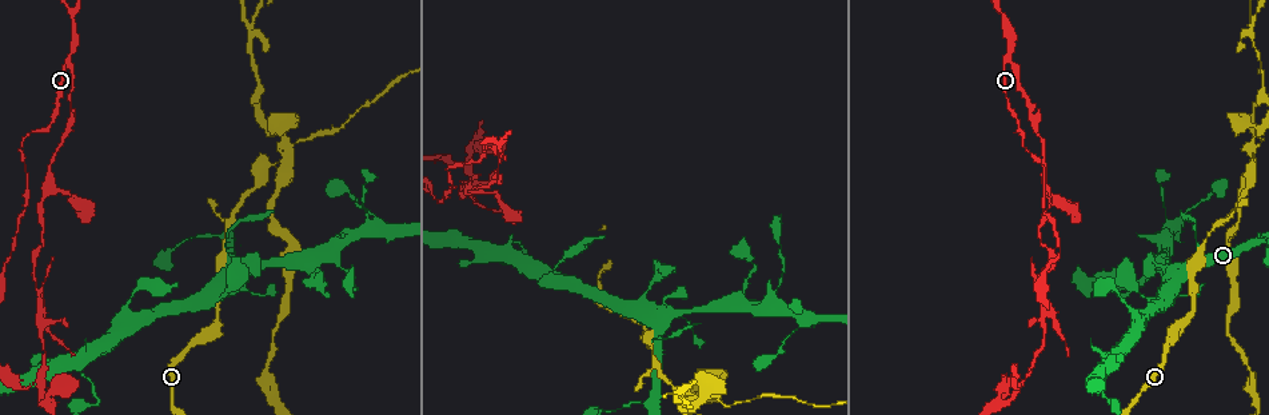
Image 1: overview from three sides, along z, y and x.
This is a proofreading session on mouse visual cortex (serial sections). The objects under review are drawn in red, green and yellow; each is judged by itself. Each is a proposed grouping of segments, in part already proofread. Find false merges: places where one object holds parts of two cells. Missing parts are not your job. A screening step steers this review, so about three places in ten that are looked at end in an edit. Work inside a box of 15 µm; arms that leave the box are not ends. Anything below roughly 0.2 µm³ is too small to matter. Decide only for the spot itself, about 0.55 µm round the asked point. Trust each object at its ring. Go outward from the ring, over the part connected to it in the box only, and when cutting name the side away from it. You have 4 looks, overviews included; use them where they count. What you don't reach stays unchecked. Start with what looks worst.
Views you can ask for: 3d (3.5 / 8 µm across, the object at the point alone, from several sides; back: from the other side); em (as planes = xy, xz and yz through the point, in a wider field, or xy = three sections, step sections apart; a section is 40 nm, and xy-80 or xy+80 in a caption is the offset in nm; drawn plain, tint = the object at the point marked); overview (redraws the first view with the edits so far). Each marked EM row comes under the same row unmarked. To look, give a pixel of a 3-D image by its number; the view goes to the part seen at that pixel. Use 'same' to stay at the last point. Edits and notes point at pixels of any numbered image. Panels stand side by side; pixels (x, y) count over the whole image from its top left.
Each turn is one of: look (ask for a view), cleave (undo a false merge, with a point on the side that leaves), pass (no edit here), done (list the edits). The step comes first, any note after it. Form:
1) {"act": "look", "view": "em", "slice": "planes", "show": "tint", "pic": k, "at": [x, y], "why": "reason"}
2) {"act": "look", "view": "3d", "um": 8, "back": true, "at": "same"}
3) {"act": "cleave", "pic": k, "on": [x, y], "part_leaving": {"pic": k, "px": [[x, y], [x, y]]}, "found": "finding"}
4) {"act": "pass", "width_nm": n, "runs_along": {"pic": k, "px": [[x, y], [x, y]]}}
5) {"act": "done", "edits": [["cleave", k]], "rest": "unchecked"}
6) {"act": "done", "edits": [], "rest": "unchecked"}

{"act": "look", "view": "3d", "um": 3.5, "pic": 1, "at": [665, 320], "why": "arms part here"}

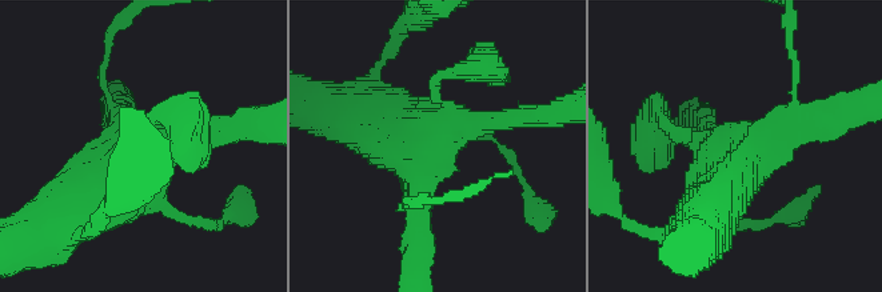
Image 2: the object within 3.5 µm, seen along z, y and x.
{"act": "look", "view": "em", "slice": "xy", "step": 2, "show": "tint", "pic": 2, "at": [433, 138]}

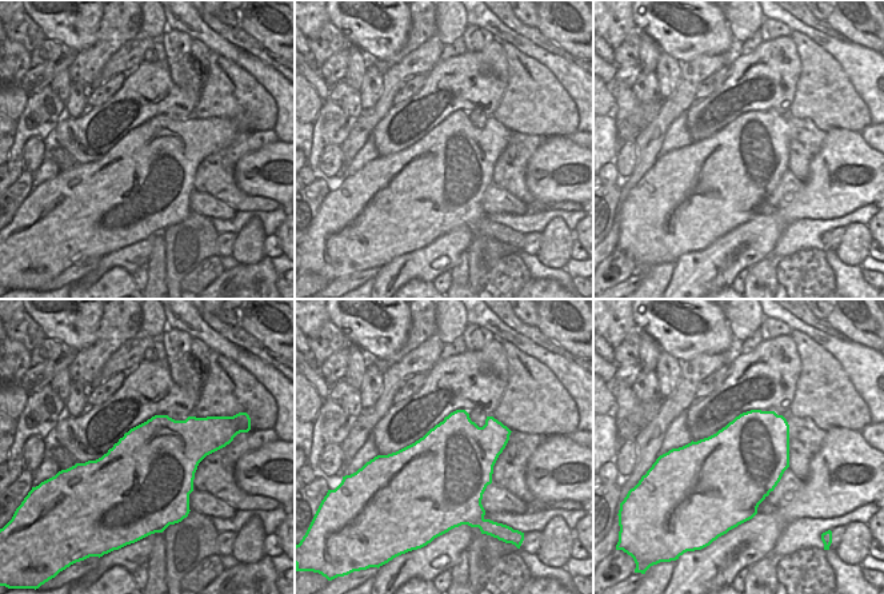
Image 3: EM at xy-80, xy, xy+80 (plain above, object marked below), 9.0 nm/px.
{"act": "pass", "runs_along": {"pic": 2, "px": [[813, 122], [762, 143], [707, 220]]}, "found": "all the same cell"}

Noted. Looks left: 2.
{"act": "look", "view": "3d", "um": 8, "pic": 1, "at": [344, 270]}

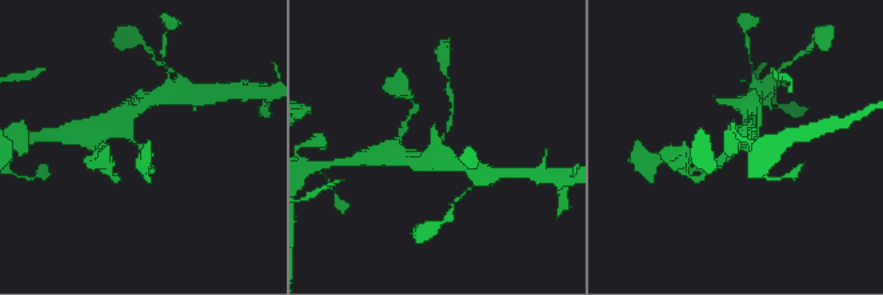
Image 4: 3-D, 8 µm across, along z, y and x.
{"act": "look", "view": "em", "slice": "xy", "step": 1, "show": "tint", "pic": 4, "at": [137, 145], "arm_widths_nm": [150, 450]}

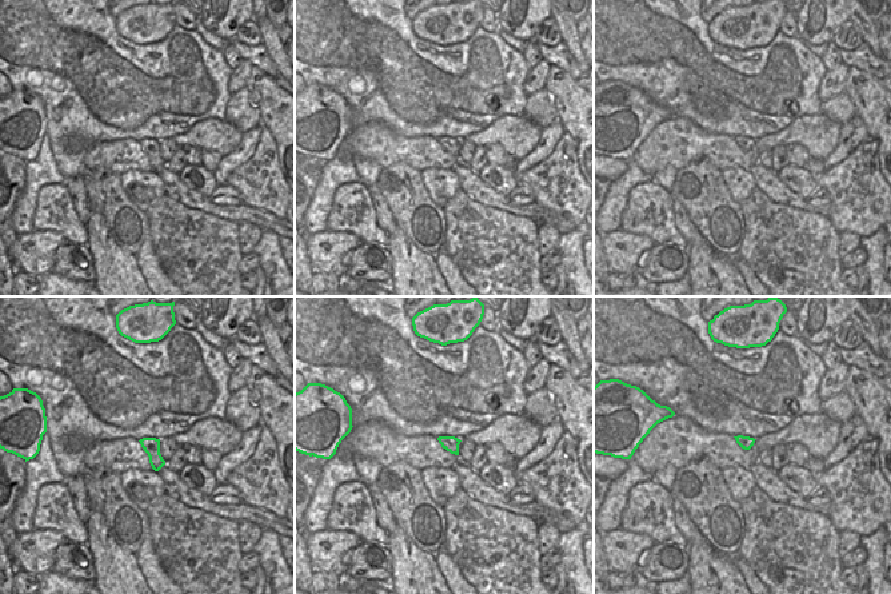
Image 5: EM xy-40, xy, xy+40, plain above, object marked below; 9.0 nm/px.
{"act": "pass", "runs_along": {"pic": 4, "px": [[110, 126], [140, 144], [150, 168]]}, "found": "all the same cell"}

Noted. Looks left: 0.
{"act": "done", "edits": [], "rest": "unchecked"}

